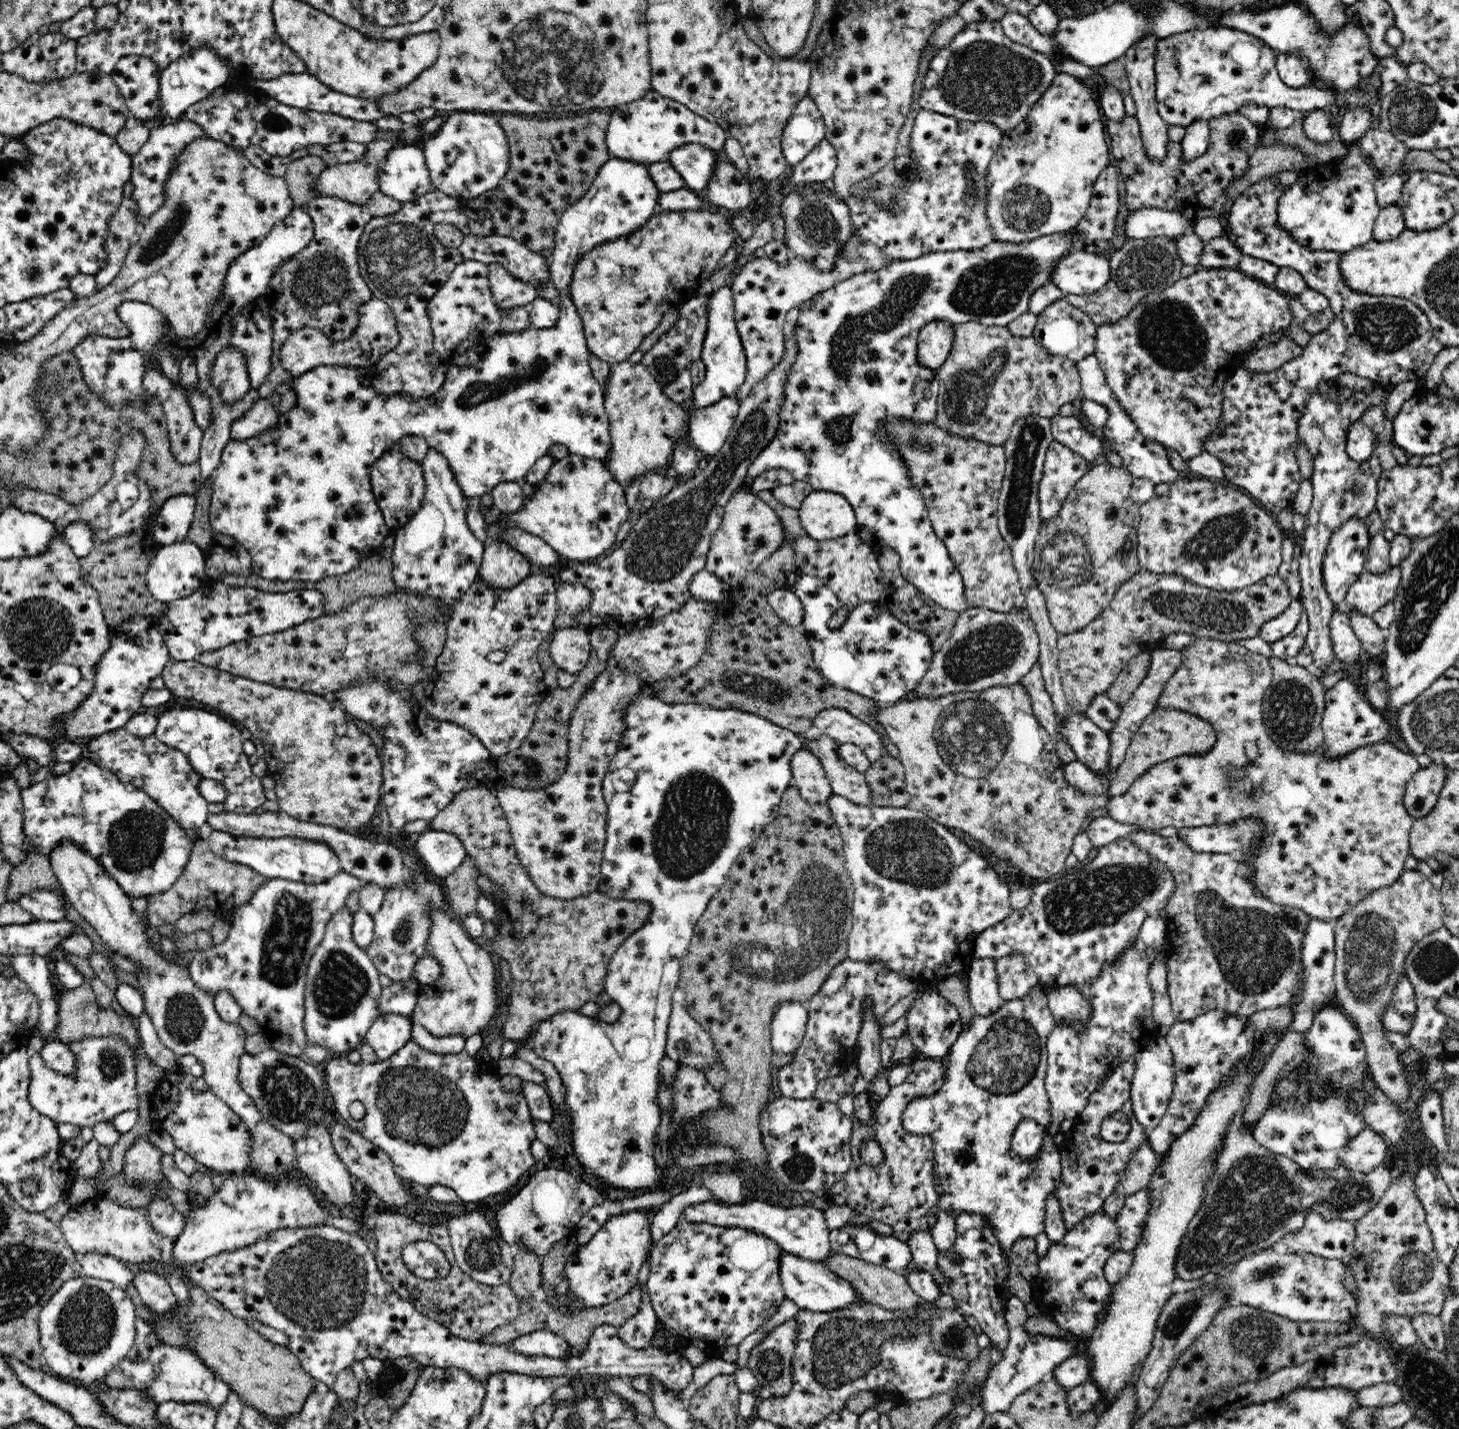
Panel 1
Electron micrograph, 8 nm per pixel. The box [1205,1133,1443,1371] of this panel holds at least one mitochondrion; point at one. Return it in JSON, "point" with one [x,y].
{"point":[1412,1272]}

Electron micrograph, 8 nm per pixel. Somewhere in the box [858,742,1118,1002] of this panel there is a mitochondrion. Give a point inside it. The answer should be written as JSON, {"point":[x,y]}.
{"point":[908,849]}

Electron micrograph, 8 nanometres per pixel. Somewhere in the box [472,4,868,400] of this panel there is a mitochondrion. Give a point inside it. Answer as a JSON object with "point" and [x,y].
{"point":[550,51]}

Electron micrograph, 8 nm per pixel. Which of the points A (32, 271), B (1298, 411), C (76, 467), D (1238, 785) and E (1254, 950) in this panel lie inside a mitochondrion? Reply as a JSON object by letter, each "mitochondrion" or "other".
{"A":"mitochondrion","B":"other","C":"other","D":"mitochondrion","E":"mitochondrion"}

